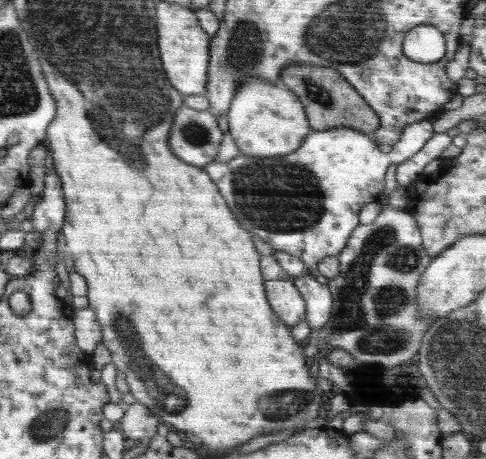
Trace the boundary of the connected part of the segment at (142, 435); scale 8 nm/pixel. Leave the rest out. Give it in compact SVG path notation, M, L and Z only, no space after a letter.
M136 401L126 405L124 411L124 417L119 420L116 426L126 438L141 442L157 434L156 429L160 424L160 418L153 415L146 405Z

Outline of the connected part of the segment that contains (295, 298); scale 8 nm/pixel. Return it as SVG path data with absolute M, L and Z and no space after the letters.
M268 280L268 296L272 296L272 309L285 325L293 327L306 320L306 302L292 281Z

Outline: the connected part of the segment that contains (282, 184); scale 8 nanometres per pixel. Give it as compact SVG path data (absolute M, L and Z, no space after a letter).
M421 120L416 124L408 124L390 152L384 152L370 134L352 130L348 126L331 127L328 130L312 129L308 135L308 144L296 152L296 156L248 156L240 153L234 159L222 163L214 161L203 169L220 184L220 192L224 192L224 200L228 200L228 208L236 212L236 220L248 228L252 235L260 237L276 251L291 253L304 261L307 269L316 274L317 265L328 256L337 257L347 247L352 232L360 226L360 212L368 208L370 202L380 202L384 196L384 188L388 188L388 172L408 160L434 134L432 121Z

